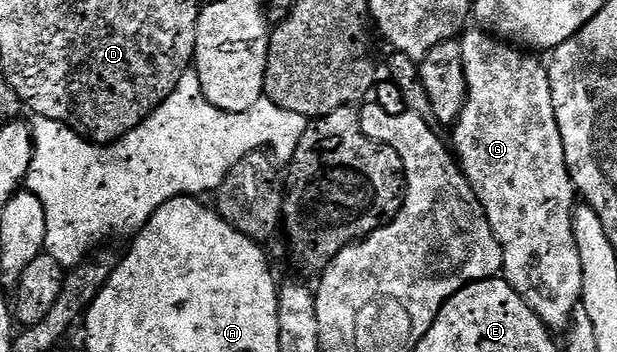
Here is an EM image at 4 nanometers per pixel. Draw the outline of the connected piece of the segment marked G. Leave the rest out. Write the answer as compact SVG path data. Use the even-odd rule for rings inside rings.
M470 28L461 35L462 55L464 56L464 70L466 76L466 103L460 112L458 121L452 127L454 142L452 150L462 168L462 175L472 184L472 192L480 200L484 212L488 216L488 224L492 224L492 232L502 249L502 274L518 295L536 312L536 316L551 331L565 331L569 327L575 310L579 309L582 301L582 285L584 284L584 272L580 264L580 252L576 246L574 235L574 207L576 205L576 191L570 177L570 169L566 167L564 156L564 144L560 136L560 128L556 124L556 112L552 108L552 88L550 87L550 72L545 65L537 62L533 53L525 49L512 46L509 42L501 41L492 34L477 28Z

